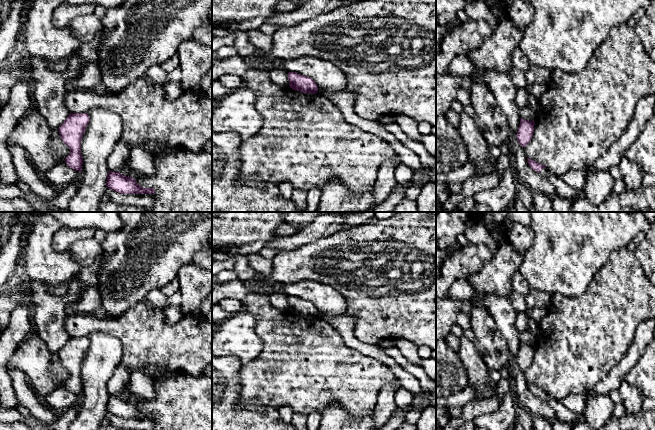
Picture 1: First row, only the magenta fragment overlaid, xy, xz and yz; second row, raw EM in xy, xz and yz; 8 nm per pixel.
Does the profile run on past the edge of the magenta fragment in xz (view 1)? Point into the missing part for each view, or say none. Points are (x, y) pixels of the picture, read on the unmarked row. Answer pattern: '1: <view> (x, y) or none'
1: none

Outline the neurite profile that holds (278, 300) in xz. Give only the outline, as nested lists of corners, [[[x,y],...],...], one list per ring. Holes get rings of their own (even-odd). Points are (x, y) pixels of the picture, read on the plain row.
[[[284,292],[269,295],[269,301],[276,309],[289,310],[288,296]]]

